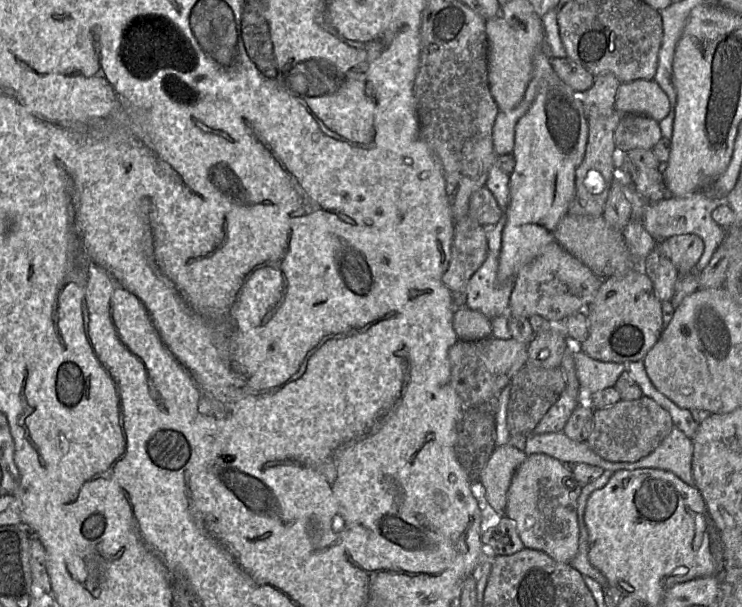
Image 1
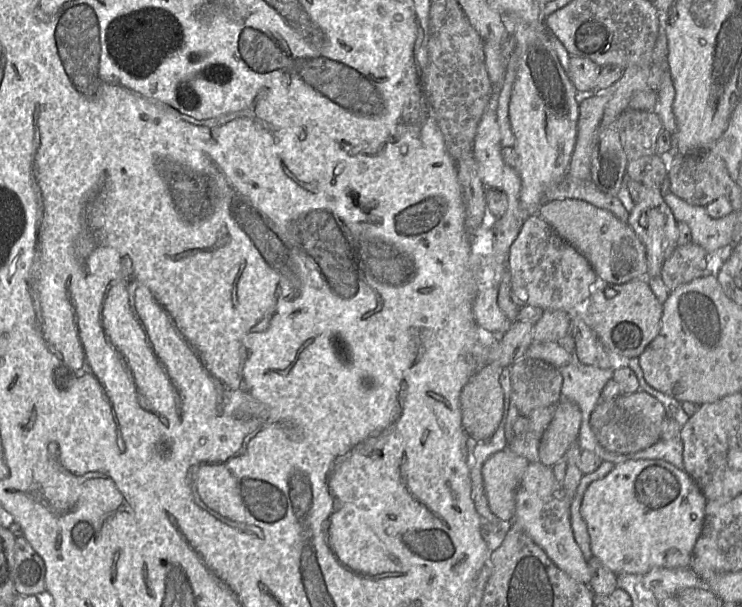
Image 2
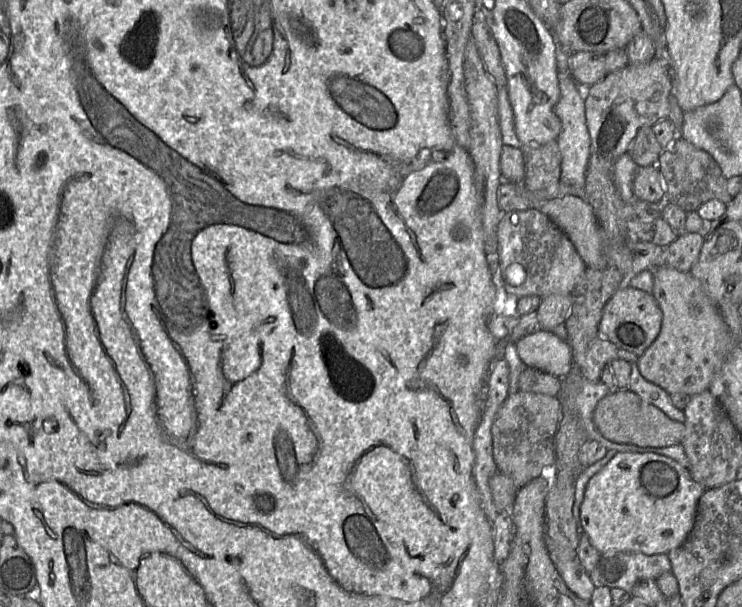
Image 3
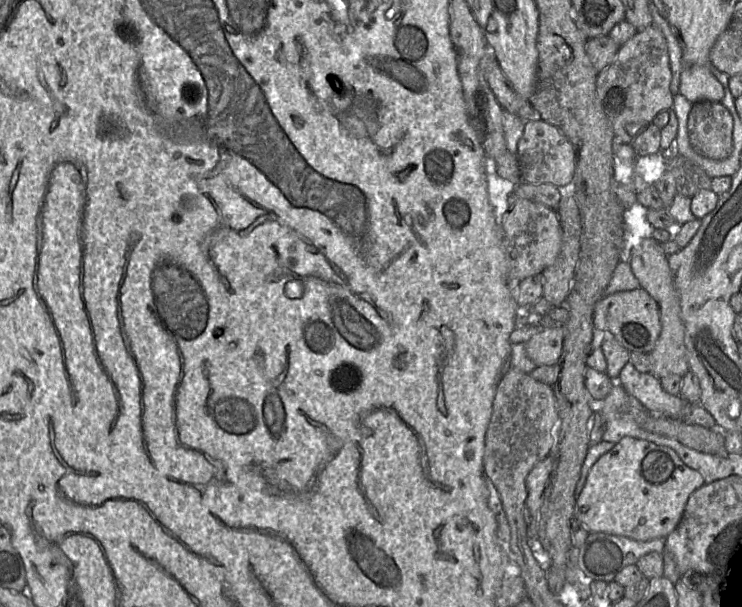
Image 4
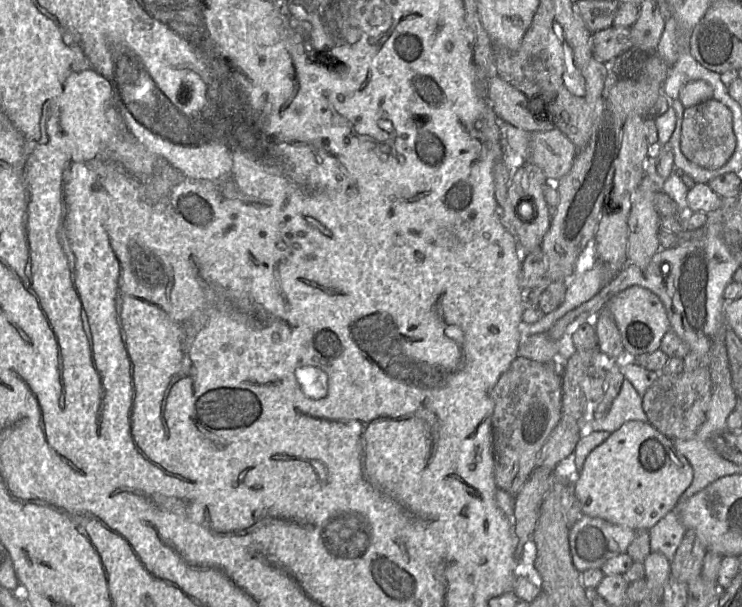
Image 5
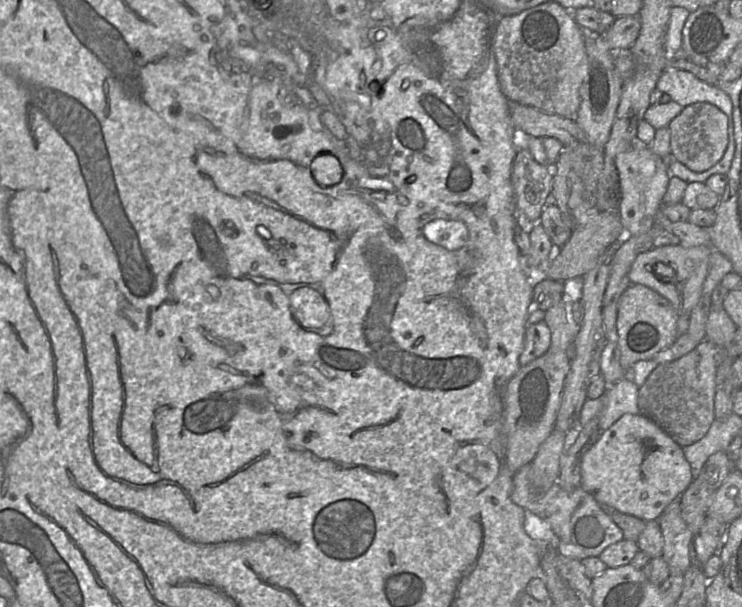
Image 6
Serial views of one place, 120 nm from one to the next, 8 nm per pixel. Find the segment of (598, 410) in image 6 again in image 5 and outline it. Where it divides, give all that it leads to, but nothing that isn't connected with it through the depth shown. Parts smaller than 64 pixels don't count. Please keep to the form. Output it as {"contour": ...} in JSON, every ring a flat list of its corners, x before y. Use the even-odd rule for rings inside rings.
{"contour":[[624,379,609,412,600,419,594,418,588,412,584,427,586,432,604,431,611,434,628,421,648,422,648,418,642,407,642,397,632,384]]}

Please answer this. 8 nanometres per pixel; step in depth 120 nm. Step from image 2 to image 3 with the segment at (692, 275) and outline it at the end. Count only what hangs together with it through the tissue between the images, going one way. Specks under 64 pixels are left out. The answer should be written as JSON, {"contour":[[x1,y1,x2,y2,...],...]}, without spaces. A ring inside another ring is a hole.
{"contour":[[700,233,679,234,668,246,668,255,664,266,689,273,698,260,705,238]]}

